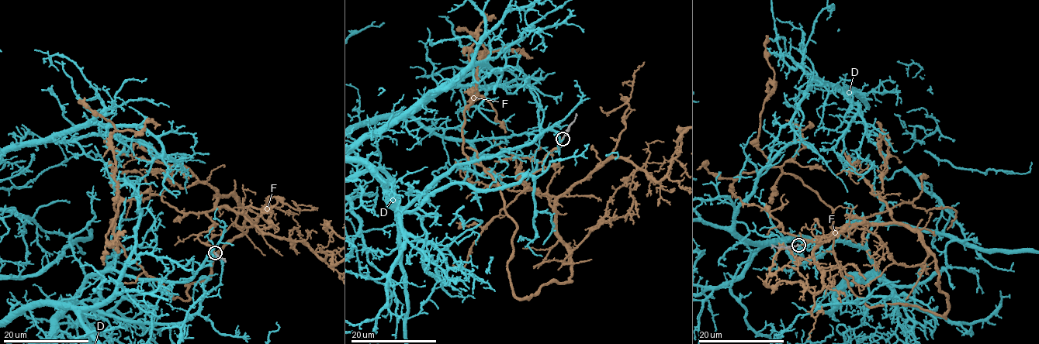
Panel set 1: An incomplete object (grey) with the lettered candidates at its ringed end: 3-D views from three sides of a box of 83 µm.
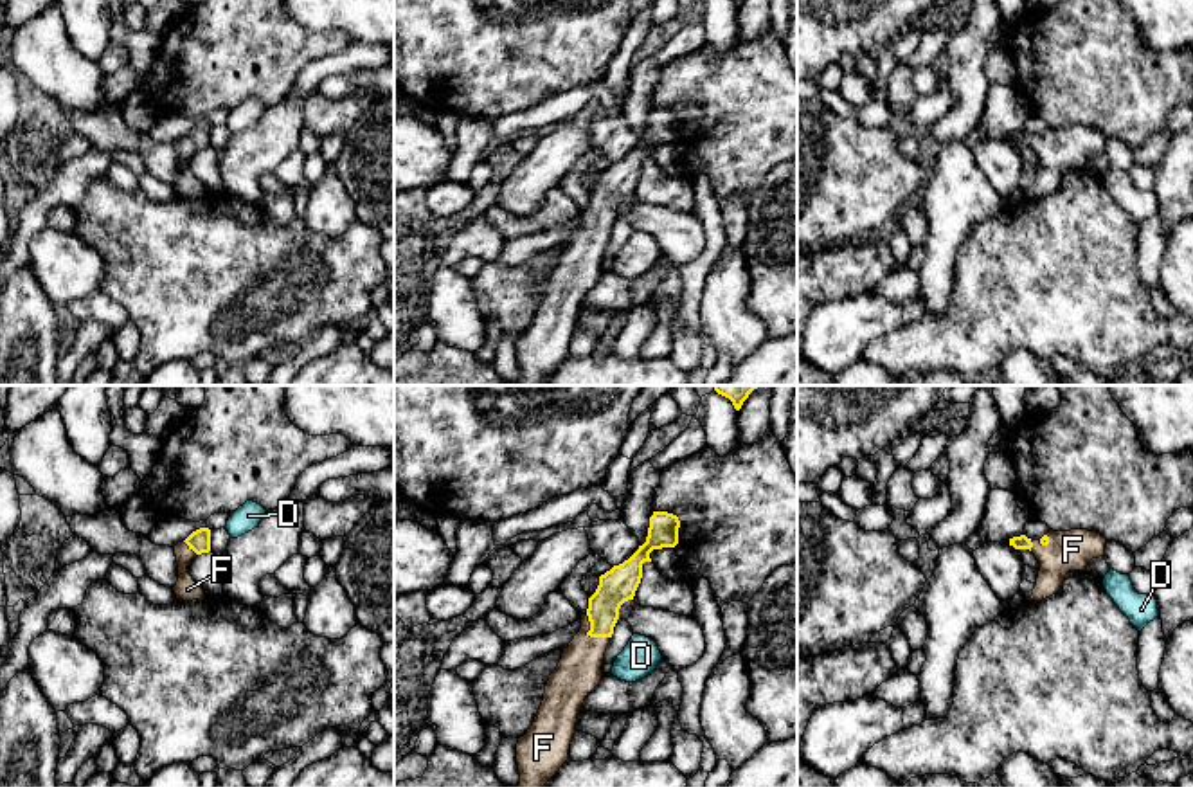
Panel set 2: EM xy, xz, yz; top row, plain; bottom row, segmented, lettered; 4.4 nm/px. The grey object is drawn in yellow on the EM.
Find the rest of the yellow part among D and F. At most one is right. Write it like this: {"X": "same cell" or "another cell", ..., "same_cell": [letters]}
{"D": "another cell", "F": "same cell", "same_cell": ["F"]}

